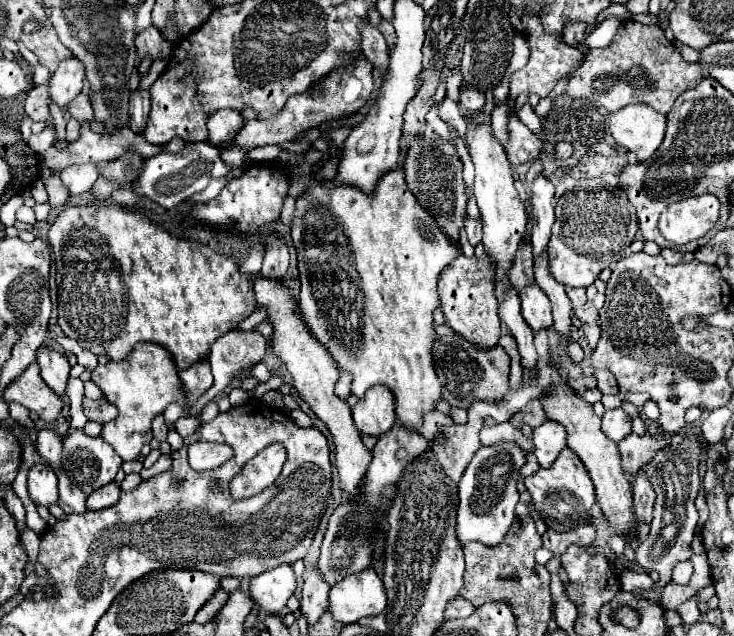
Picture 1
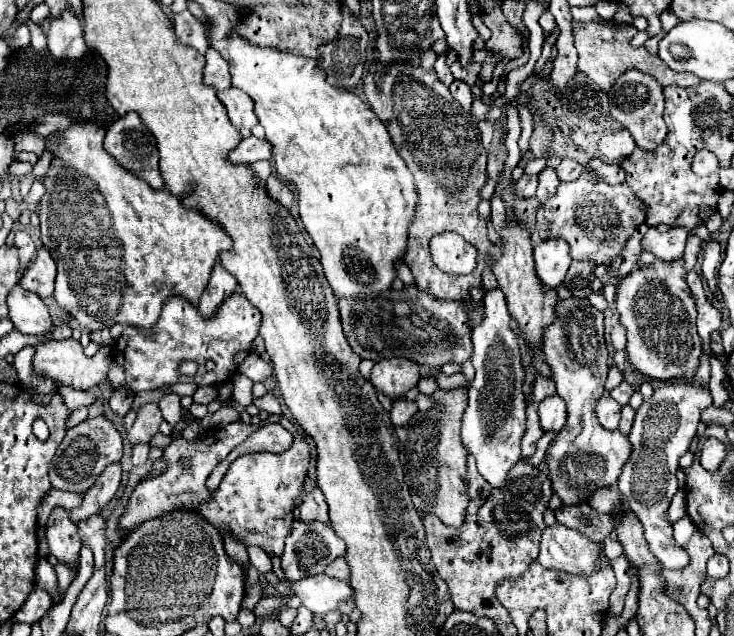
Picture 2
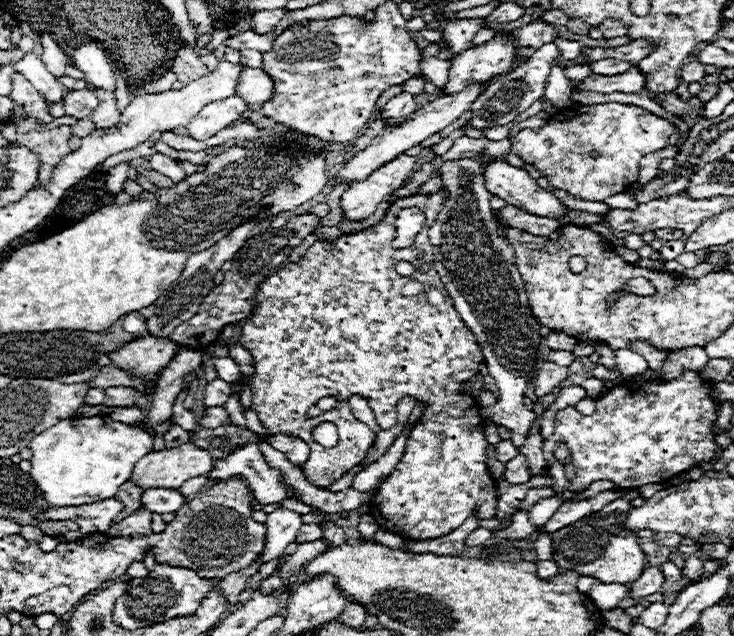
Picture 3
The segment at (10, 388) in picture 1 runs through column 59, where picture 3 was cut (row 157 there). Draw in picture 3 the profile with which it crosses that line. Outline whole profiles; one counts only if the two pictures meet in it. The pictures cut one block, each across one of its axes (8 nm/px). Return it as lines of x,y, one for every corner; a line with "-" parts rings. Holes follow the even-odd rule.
396,156
390,164
374,170
362,184
352,184
342,194
342,210
350,220
368,218
380,202
386,200
388,194
398,190
408,178
416,164
416,156

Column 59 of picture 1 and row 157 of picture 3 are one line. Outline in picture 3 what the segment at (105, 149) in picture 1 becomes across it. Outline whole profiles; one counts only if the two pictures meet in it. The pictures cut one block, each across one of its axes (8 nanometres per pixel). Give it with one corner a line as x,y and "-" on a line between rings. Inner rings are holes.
156,152
156,154
150,156
150,162
152,169
160,172
160,174
164,174
164,176
168,176
168,178
172,178
174,182
186,180
186,172
176,164
176,160
172,160
172,158

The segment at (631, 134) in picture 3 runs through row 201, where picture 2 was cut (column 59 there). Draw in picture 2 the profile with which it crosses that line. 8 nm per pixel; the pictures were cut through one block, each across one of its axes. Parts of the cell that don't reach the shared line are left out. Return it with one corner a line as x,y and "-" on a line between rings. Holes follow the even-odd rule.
40,558
38,566
36,566
36,586
40,586
42,590
46,590
50,594
52,604
60,604
62,598
60,598
60,590
58,590
56,570
44,558

